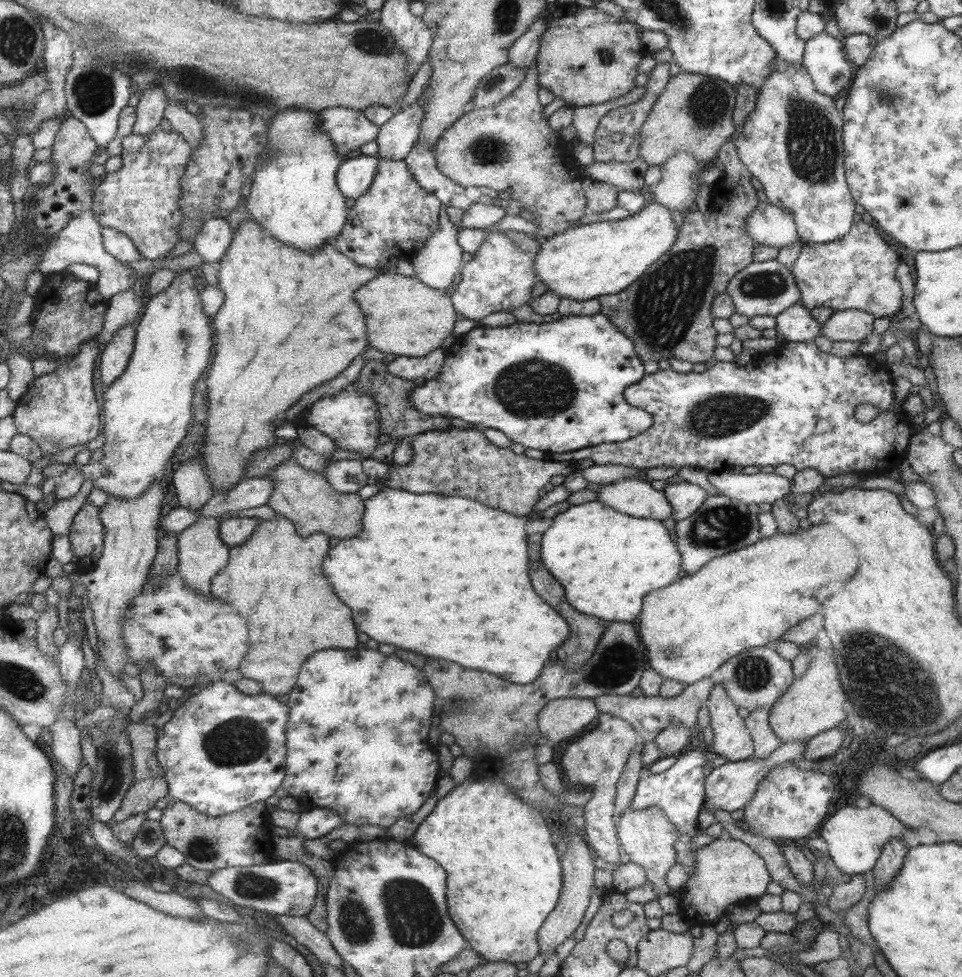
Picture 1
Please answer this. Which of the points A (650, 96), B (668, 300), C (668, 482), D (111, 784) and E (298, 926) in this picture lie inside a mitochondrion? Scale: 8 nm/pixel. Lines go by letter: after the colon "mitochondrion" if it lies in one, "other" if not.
A: other
B: mitochondrion
C: other
D: mitochondrion
E: other

